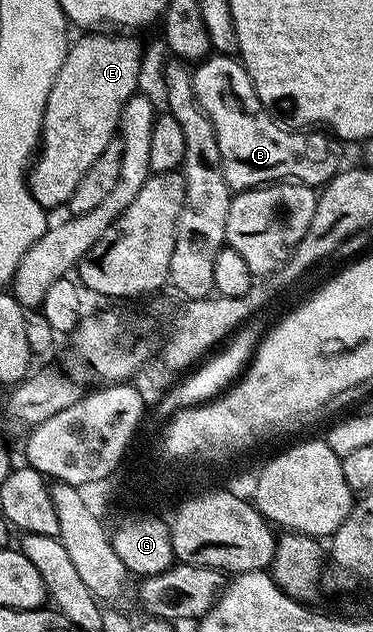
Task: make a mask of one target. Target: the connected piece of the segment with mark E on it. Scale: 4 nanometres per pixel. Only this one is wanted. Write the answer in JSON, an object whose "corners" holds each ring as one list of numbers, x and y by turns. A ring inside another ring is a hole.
{"corners":[[92,30,87,34,81,35,84,36,81,40,73,39,71,41,68,53,66,54,66,62,62,62,62,70,58,70,58,78,54,78,54,86,50,90,50,98,46,98,46,110,44,111,44,117,42,118,42,130,40,131,38,155,31,161,30,171,26,176,28,194,34,198,34,202,38,202,38,206,41,210,48,210,48,208,63,209,65,205,67,205,70,194,74,194,74,189,78,187,80,179,86,175,86,170,90,170,90,166,94,166,98,154,102,154,102,150,106,150,106,146,110,146,117,139,122,110,126,106,126,102,130,97,137,95,140,62,145,56,145,49,142,47,142,44,139,44,139,42,132,37,135,35,116,34,120,36,107,36,104,32,107,31]]}

